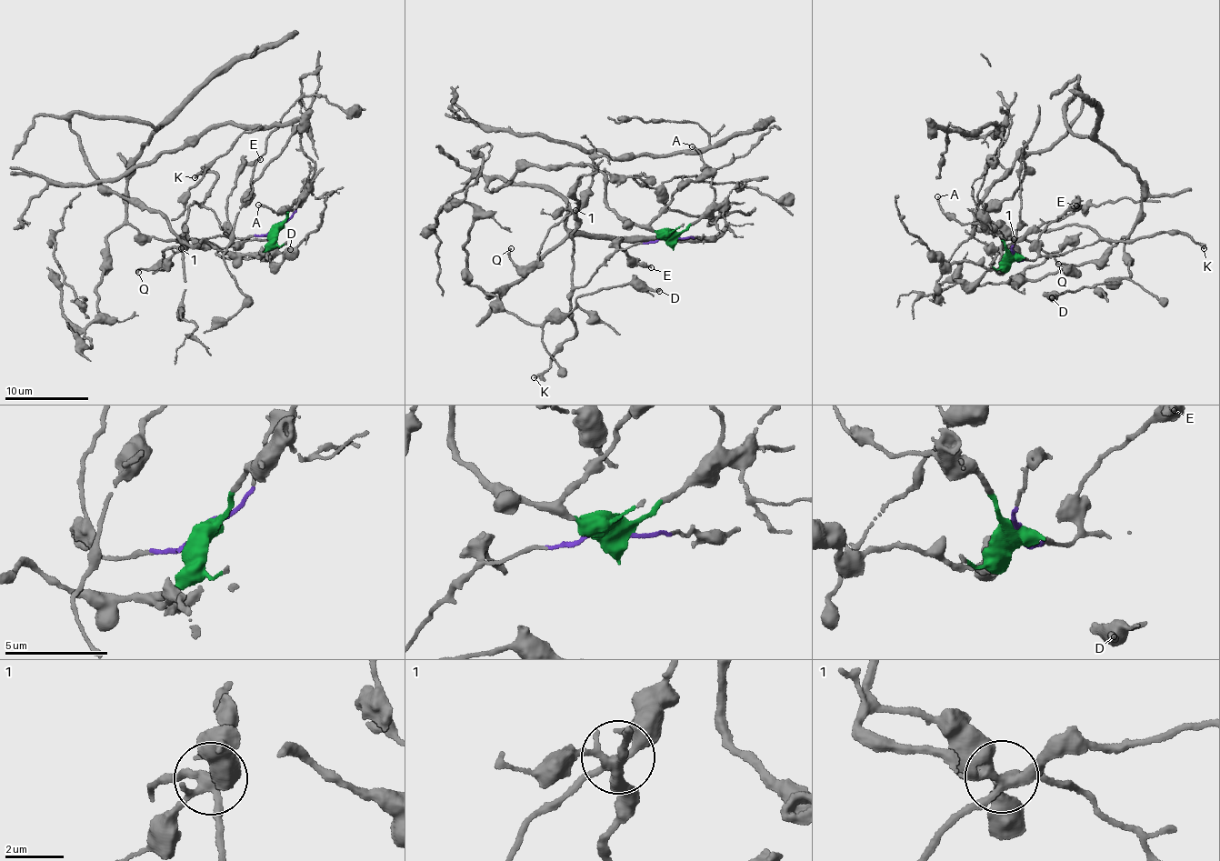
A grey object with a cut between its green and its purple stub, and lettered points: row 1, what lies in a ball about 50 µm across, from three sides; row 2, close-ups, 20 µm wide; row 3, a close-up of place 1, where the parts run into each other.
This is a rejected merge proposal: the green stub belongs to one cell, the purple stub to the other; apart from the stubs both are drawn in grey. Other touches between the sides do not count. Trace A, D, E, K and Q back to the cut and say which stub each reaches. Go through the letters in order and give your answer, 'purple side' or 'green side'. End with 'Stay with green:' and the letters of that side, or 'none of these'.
A: green side
D: green side
E: purple side
K: purple side
Q: green side
Stay with green: A, D, Q

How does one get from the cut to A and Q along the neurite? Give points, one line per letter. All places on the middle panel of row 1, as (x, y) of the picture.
A: (669, 237), (694, 224), (714, 200), (711, 172), (693, 145)
Q: (669, 237), (618, 219), (599, 172), (534, 261), (516, 265), (511, 247)

